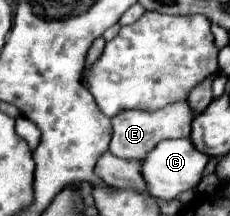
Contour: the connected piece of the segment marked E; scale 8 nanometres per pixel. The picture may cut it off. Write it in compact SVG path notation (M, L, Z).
M188 102L180 104L168 104L166 108L160 108L156 112L144 112L144 110L126 110L112 118L114 134L110 140L110 152L114 156L126 158L126 160L144 160L146 154L166 138L188 138L190 136L190 124L192 124L192 110Z

